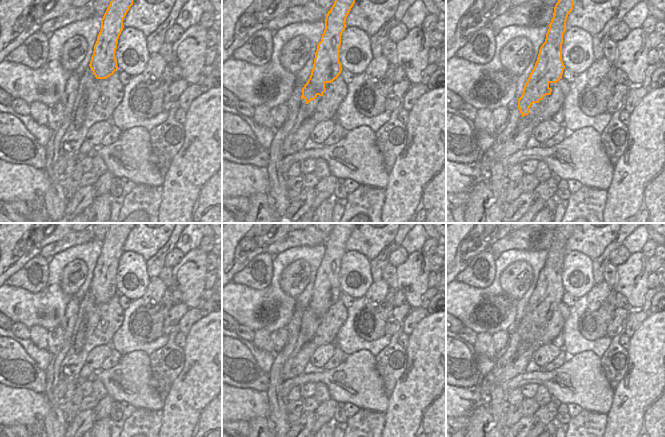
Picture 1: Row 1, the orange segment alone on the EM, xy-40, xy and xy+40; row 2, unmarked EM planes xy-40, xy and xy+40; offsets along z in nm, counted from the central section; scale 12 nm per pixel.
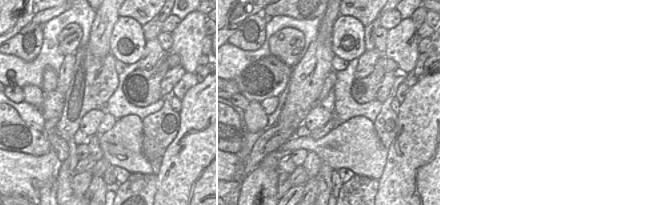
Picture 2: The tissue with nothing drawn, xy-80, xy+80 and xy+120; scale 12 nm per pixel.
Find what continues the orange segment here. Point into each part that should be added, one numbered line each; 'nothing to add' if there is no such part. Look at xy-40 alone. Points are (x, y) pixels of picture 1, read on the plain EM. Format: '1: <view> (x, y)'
nothing to add

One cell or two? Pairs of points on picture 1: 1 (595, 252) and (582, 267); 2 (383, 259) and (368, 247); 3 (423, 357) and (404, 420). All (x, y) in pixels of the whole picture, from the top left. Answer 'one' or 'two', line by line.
1: two
2: two
3: one

